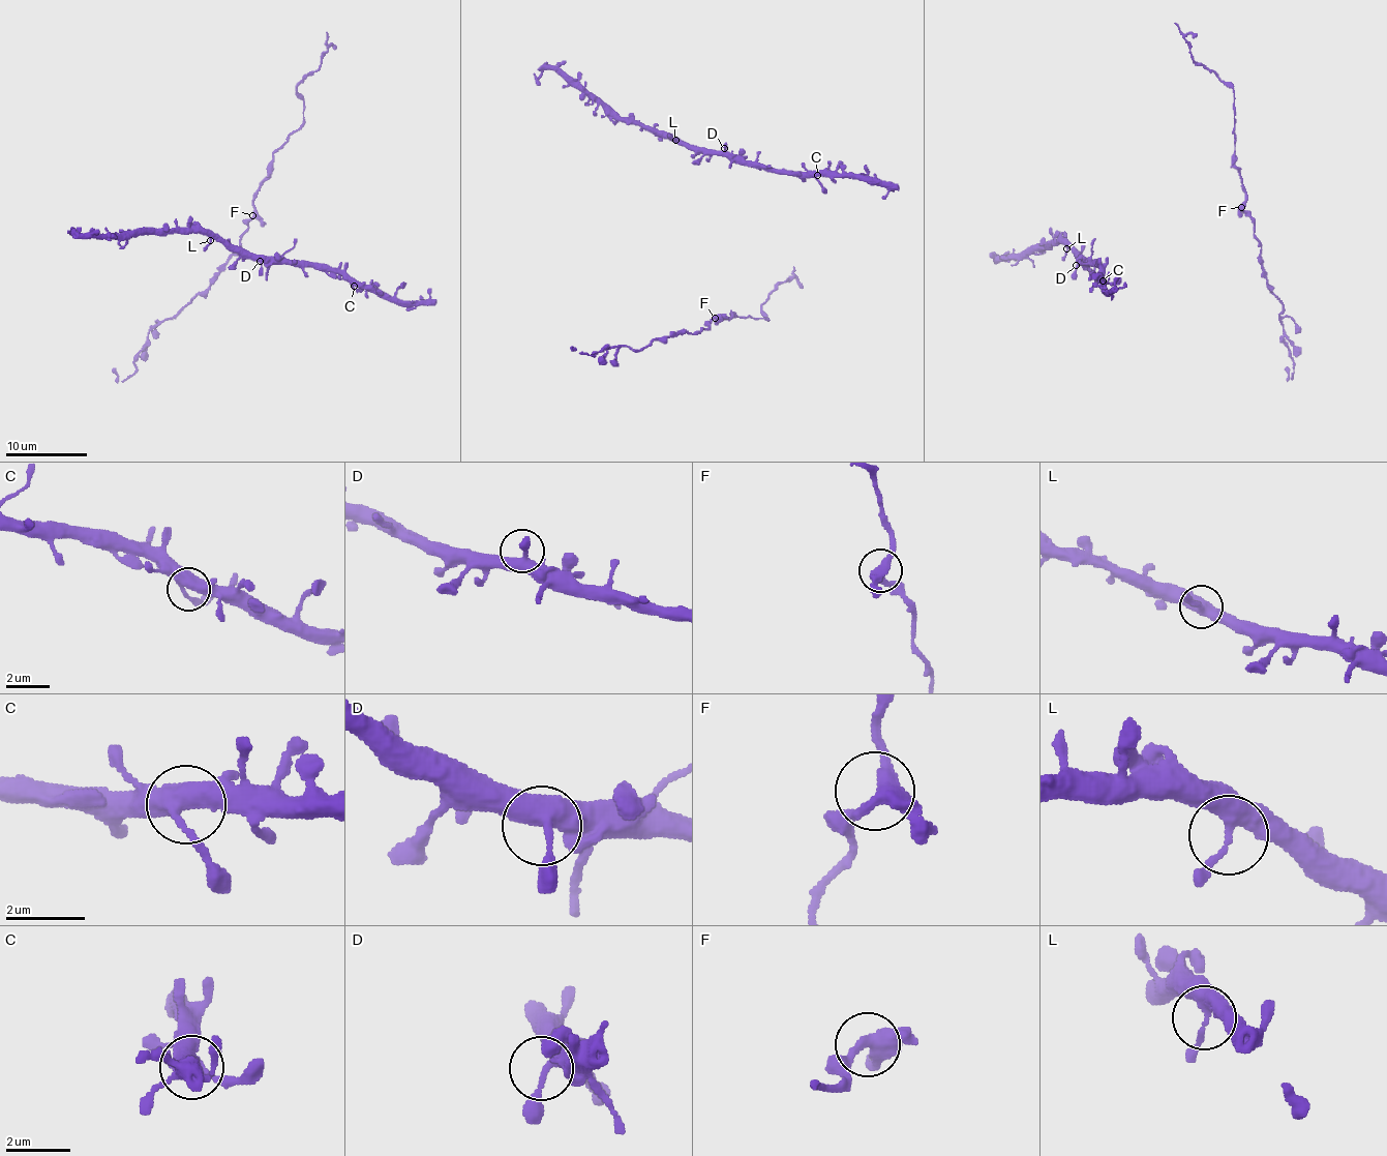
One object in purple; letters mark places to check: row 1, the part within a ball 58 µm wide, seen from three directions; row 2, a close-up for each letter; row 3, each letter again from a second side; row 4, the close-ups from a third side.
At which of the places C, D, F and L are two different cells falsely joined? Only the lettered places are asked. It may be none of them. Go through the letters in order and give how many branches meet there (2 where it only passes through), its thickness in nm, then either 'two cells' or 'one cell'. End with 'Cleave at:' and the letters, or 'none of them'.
C: 4 branches meet; 440 nm thick; one cell
D: 4 branches meet; 340 nm thick; one cell
F: 3 branches meet; 360 nm thick; one cell
L: 3 branches meet; 360 nm thick; one cell
Cleave at: none of them

